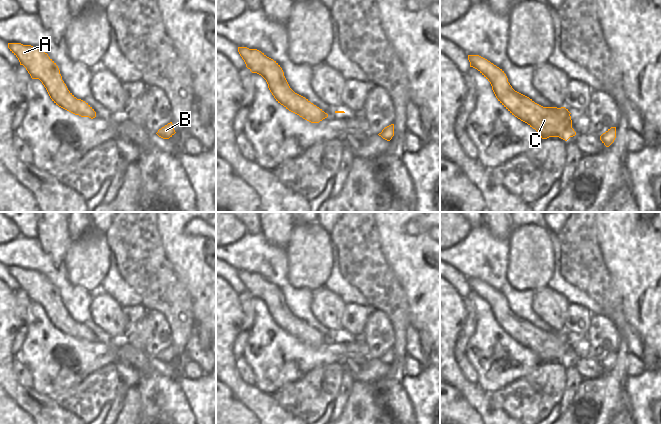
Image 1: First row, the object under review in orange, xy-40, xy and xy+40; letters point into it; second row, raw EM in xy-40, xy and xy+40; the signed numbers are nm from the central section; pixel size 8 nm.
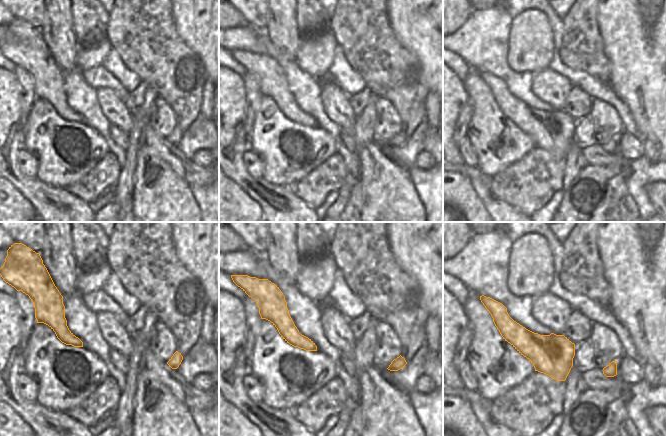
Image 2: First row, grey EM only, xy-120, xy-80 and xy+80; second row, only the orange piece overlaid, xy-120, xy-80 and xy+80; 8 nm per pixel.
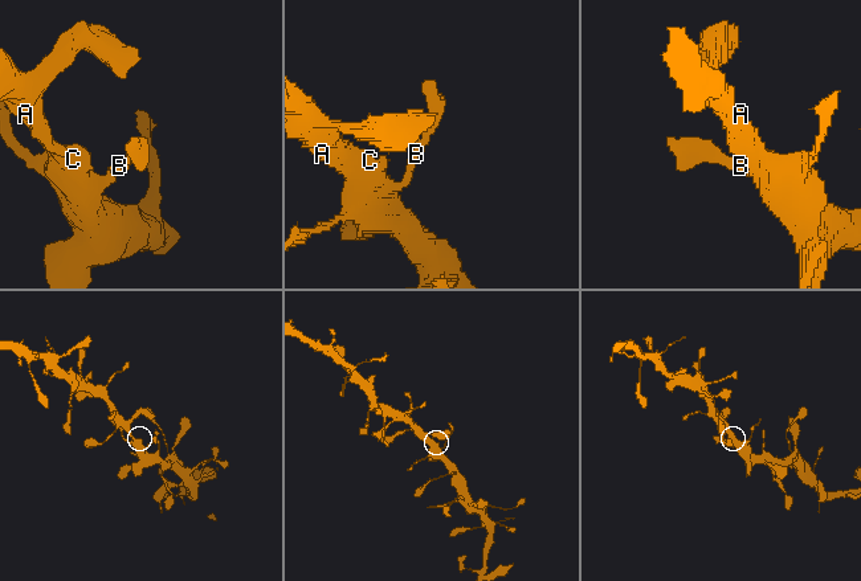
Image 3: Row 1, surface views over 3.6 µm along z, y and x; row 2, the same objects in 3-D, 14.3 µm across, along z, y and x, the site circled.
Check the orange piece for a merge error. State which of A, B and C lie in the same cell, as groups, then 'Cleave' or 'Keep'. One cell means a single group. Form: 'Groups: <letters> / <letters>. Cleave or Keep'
Groups: A B C. Keep.

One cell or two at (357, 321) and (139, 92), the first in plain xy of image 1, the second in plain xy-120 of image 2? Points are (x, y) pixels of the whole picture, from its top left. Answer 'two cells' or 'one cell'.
one cell

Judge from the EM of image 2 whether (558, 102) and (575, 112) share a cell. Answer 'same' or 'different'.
different

